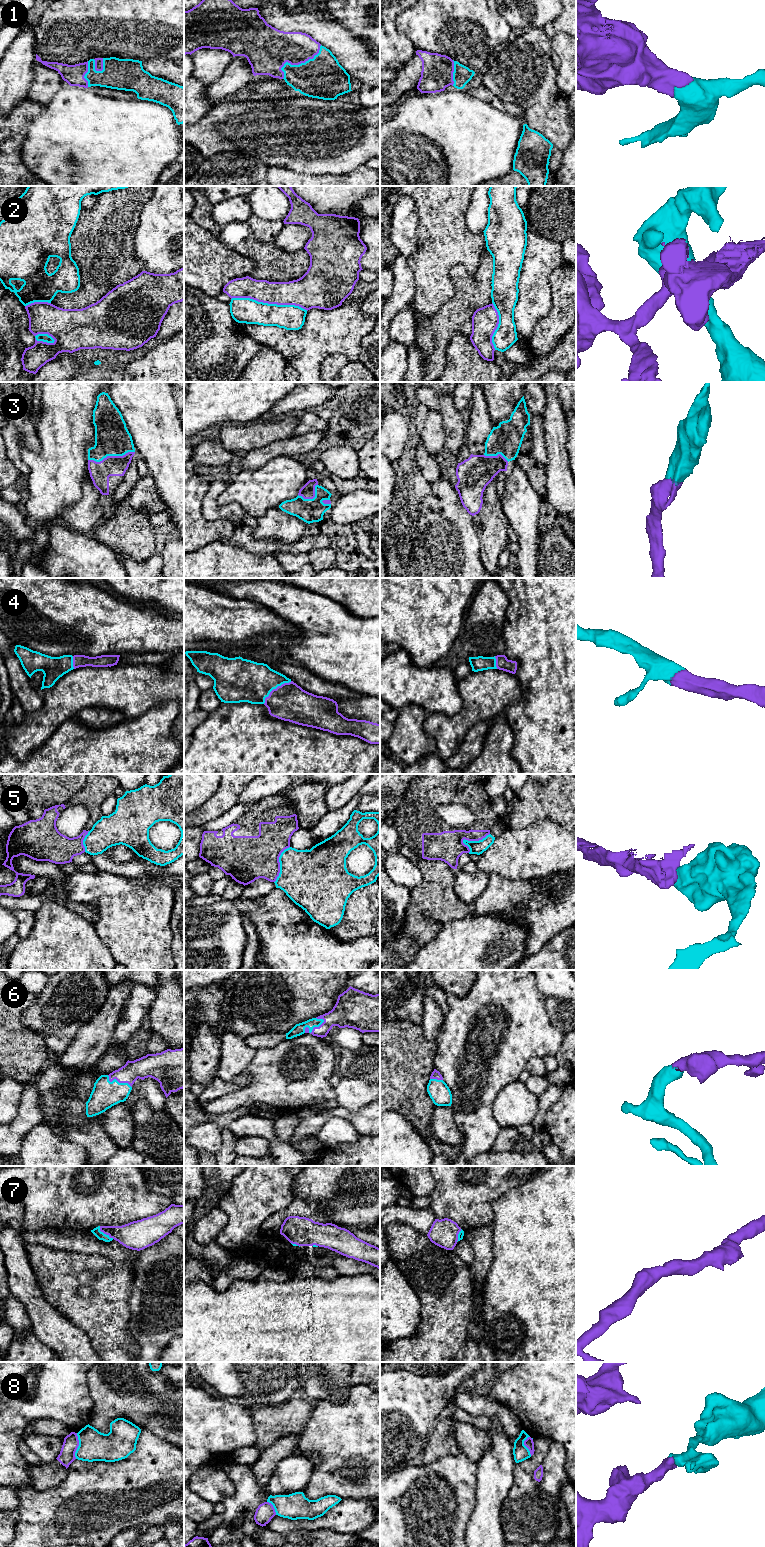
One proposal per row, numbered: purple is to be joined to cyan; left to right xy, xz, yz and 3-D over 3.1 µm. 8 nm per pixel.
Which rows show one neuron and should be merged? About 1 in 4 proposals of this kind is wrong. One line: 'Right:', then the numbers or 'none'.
Right: 1, 2, 3, 4, 6, 7

